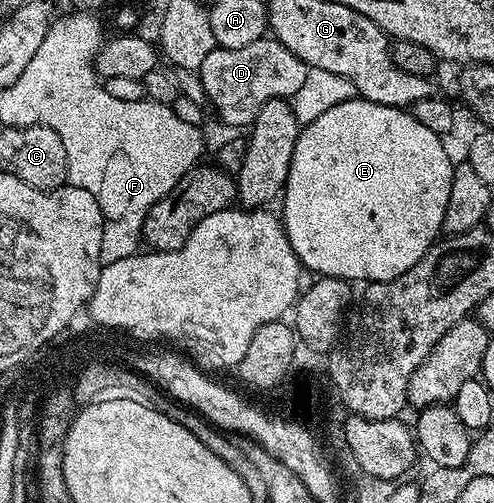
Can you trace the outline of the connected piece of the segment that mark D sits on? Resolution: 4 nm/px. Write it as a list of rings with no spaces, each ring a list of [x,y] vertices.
[[[263,38],[240,50],[216,47],[211,50],[200,69],[209,107],[218,111],[218,116],[230,130],[242,130],[253,124],[266,102],[273,99],[293,98],[304,83],[306,64],[278,40]]]

